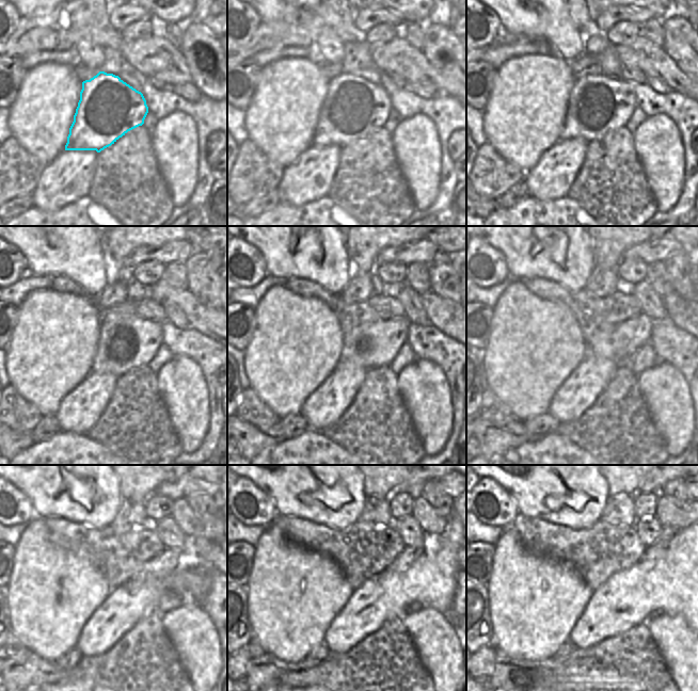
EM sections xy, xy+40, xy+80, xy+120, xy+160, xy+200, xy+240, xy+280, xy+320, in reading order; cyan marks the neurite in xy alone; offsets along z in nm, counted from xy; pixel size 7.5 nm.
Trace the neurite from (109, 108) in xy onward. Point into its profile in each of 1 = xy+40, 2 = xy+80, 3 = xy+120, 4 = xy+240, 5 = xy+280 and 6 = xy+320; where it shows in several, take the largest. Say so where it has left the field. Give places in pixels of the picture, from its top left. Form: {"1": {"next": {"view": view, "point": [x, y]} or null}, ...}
{"1": {"next": {"view": "xy+40", "point": [353, 107]}}, "2": {"next": {"view": "xy+80", "point": [599, 103]}}, "3": {"next": {"view": "xy+120", "point": [126, 341]}}, "4": {"next": {"view": "xy+240", "point": [167, 562]}}, "5": {"next": {"view": "xy+280", "point": [409, 555]}}, "6": {"next": {"view": "xy+320", "point": [655, 550]}}}

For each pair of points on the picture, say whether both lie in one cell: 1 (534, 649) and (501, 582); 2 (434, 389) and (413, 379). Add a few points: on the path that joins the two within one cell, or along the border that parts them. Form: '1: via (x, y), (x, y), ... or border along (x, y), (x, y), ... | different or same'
1: via (534, 632), (532, 613), (518, 599) | same
2: via (429, 389), (426, 389), (418, 383) | same

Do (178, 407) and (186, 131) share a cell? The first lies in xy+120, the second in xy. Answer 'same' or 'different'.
same

